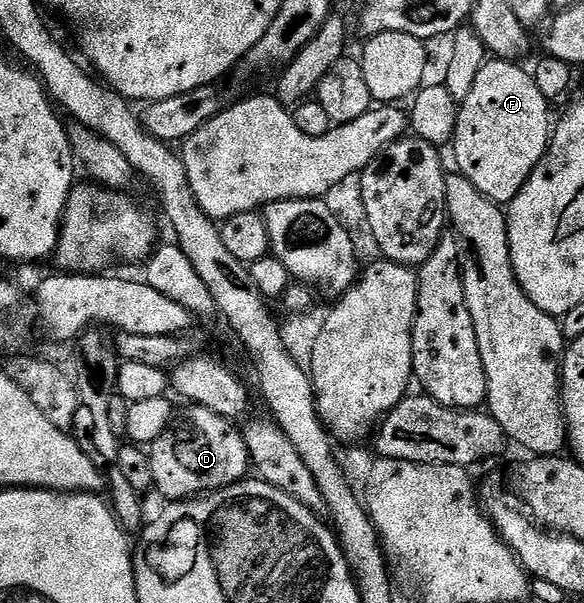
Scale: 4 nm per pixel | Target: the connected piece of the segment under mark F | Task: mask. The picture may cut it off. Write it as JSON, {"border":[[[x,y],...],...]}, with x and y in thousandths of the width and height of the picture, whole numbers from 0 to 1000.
{"border":[[[836,98],[818,118],[805,154],[786,176],[781,191],[781,226],[771,235],[771,249],[781,259],[786,292],[805,297],[812,310],[832,330],[851,337],[873,337],[894,317],[921,270],[938,252],[938,235],[949,219],[949,201],[938,196],[942,169],[914,138],[909,119],[889,114],[889,106],[854,98]]]}

